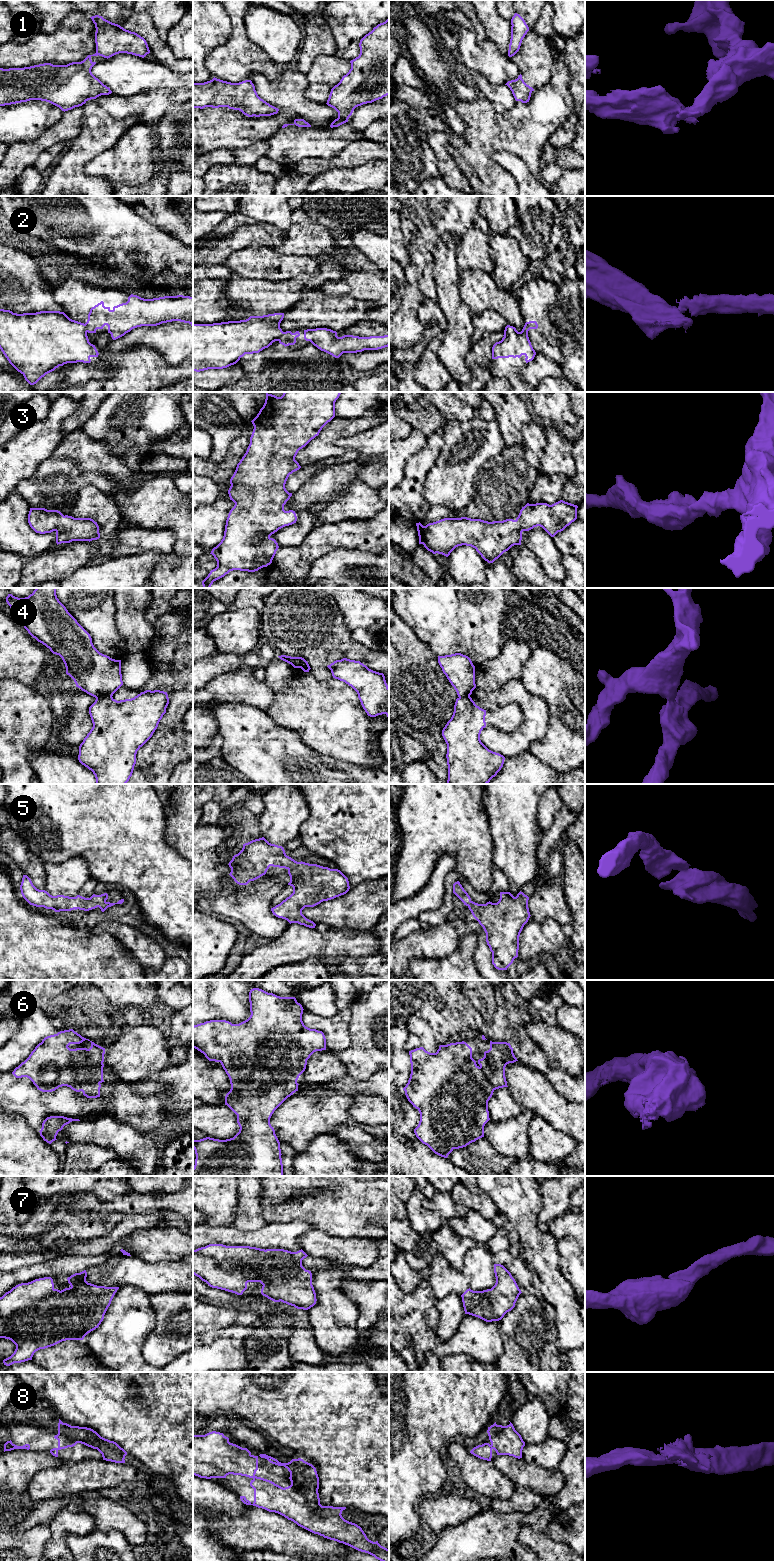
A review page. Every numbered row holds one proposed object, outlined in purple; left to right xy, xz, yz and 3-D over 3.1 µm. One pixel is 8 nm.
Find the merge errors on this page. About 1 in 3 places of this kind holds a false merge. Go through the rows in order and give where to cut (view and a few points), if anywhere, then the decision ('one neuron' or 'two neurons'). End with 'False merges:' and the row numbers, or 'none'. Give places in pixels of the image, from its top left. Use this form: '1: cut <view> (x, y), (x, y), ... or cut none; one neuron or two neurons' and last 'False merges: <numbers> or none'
1: cut xy (96, 52), (98, 54); two neurons
2: cut xz (283, 332), (277, 340); two neurons
3: cut none; one neuron
4: cut xy (111, 696), (103, 696), (96, 699); two neurons
5: cut none; one neuron
6: cut none; one neuron
7: cut none; one neuron
8: cut none; one neuron
False merges: 1, 2, 4

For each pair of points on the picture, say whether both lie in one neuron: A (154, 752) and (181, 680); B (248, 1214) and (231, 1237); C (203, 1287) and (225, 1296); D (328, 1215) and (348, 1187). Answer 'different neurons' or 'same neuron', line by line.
A: same neuron
B: different neurons
C: same neuron
D: same neuron

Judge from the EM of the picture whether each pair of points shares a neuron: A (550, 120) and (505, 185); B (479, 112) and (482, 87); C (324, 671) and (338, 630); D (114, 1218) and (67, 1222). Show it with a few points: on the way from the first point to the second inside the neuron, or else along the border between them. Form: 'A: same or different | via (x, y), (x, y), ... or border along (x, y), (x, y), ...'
A: same | via (526, 128), (509, 131), (487, 153), (487, 161)
B: different | border along (478, 91), (496, 112)
C: same | via (323, 661), (323, 645), (328, 640)
D: same | via (102, 1225), (97, 1227), (79, 1227)

